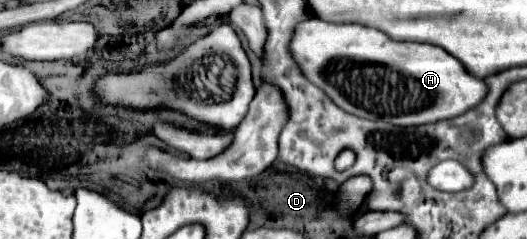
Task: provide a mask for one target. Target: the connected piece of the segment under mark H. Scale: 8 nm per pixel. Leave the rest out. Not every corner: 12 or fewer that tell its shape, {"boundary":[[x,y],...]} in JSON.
{"boundary":[[301,23],[305,77],[341,109],[425,125],[489,87],[443,47]]}

